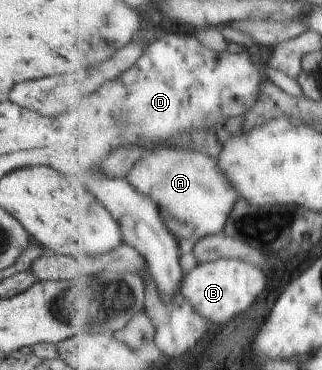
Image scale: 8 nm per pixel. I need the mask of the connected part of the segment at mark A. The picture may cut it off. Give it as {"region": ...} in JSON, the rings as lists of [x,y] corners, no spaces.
{"region":[[[158,148],[157,150],[151,150],[149,153],[144,153],[138,160],[138,163],[136,163],[136,167],[126,175],[126,178],[140,193],[149,197],[159,207],[161,218],[163,219],[165,226],[174,234],[174,237],[178,241],[186,239],[194,240],[195,238],[203,238],[212,234],[222,234],[222,229],[228,227],[228,224],[226,224],[225,221],[228,221],[230,212],[233,212],[234,203],[238,201],[238,198],[241,198],[241,195],[237,192],[237,187],[234,187],[233,182],[230,183],[228,174],[220,175],[218,169],[217,161],[208,155],[204,155],[204,153],[198,153],[198,151],[174,151],[174,149]]]}

